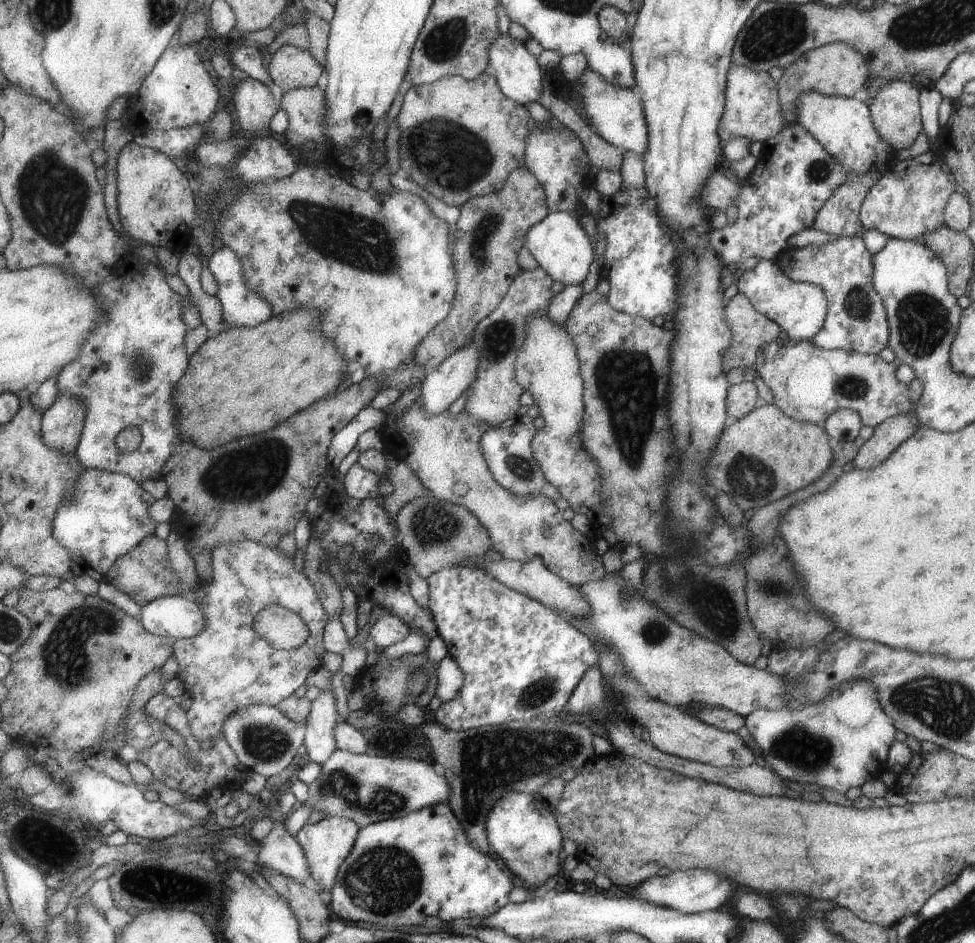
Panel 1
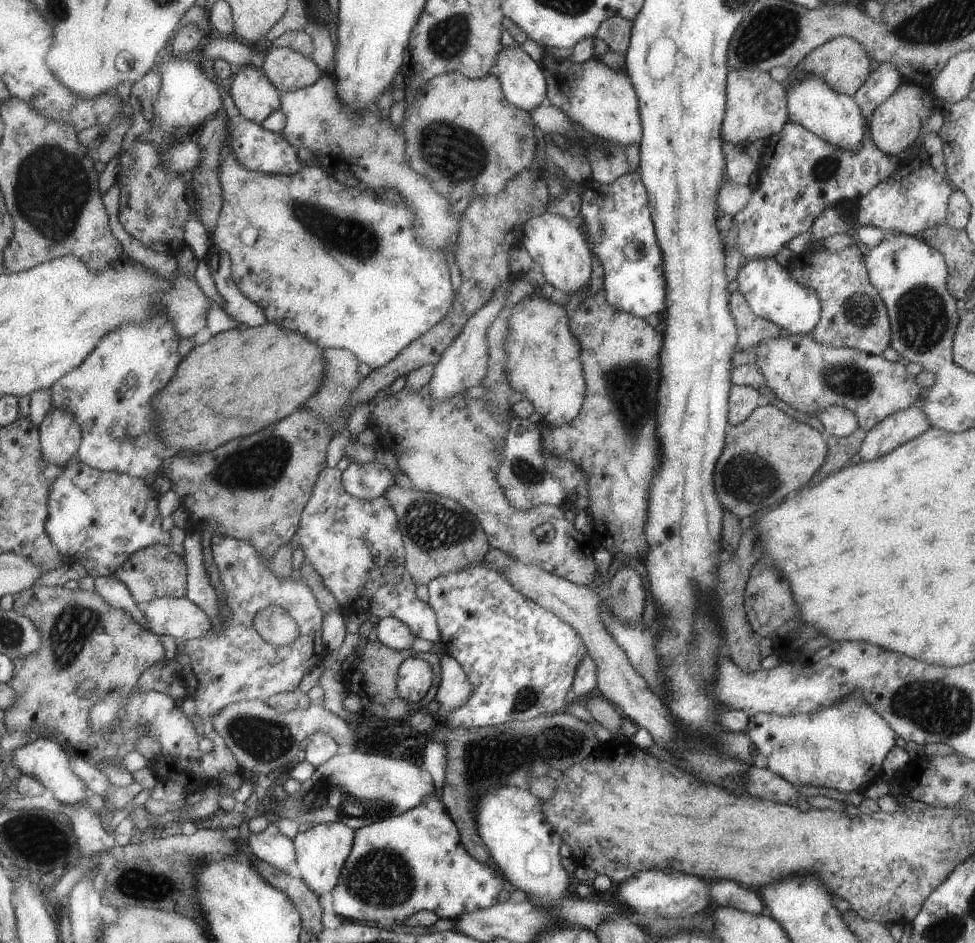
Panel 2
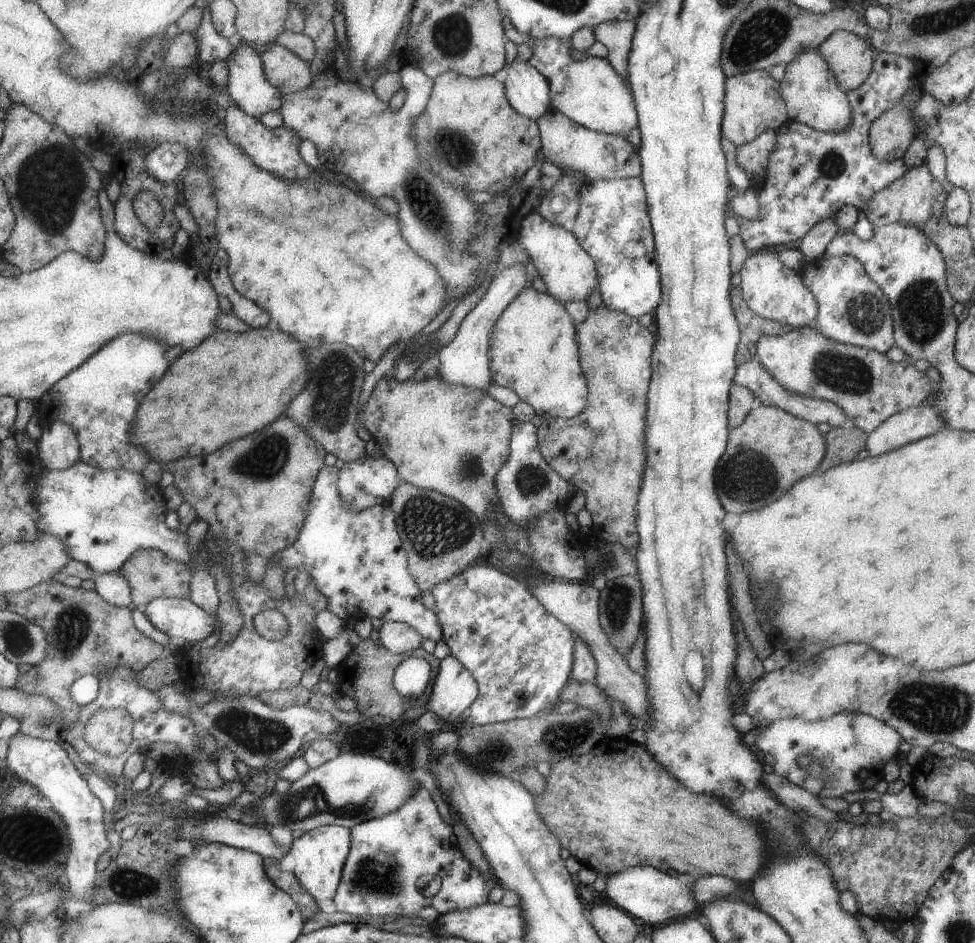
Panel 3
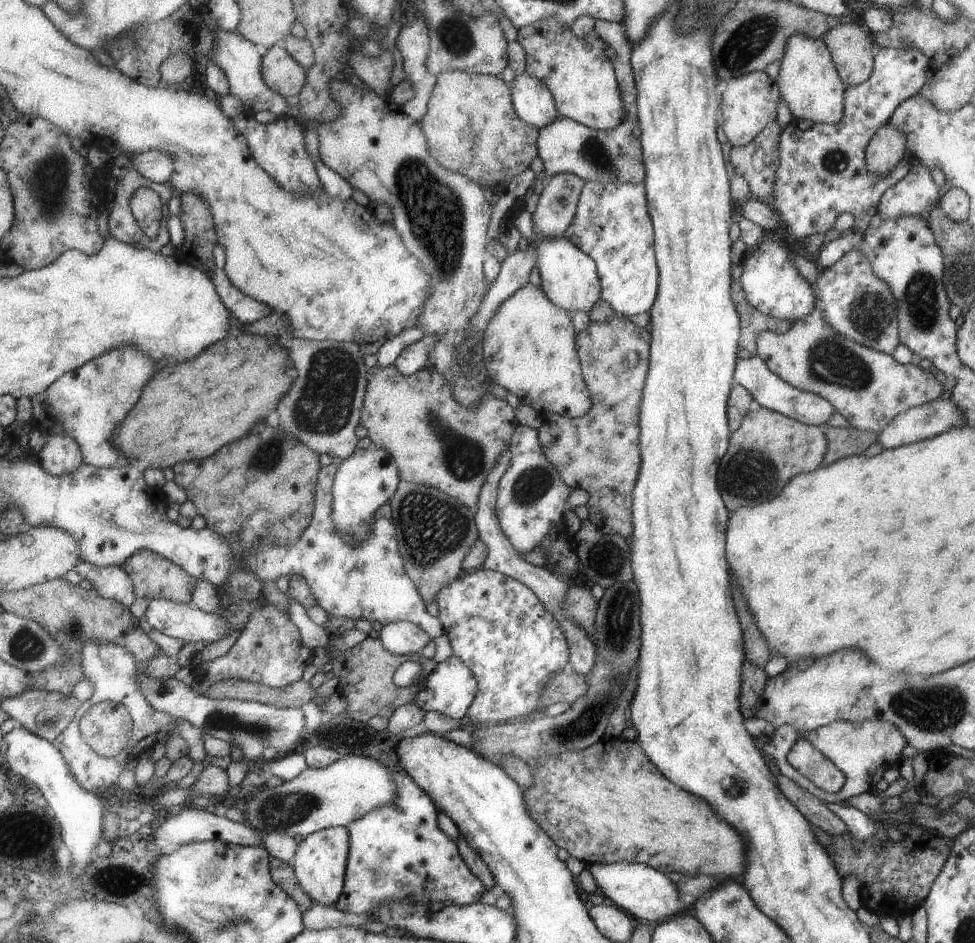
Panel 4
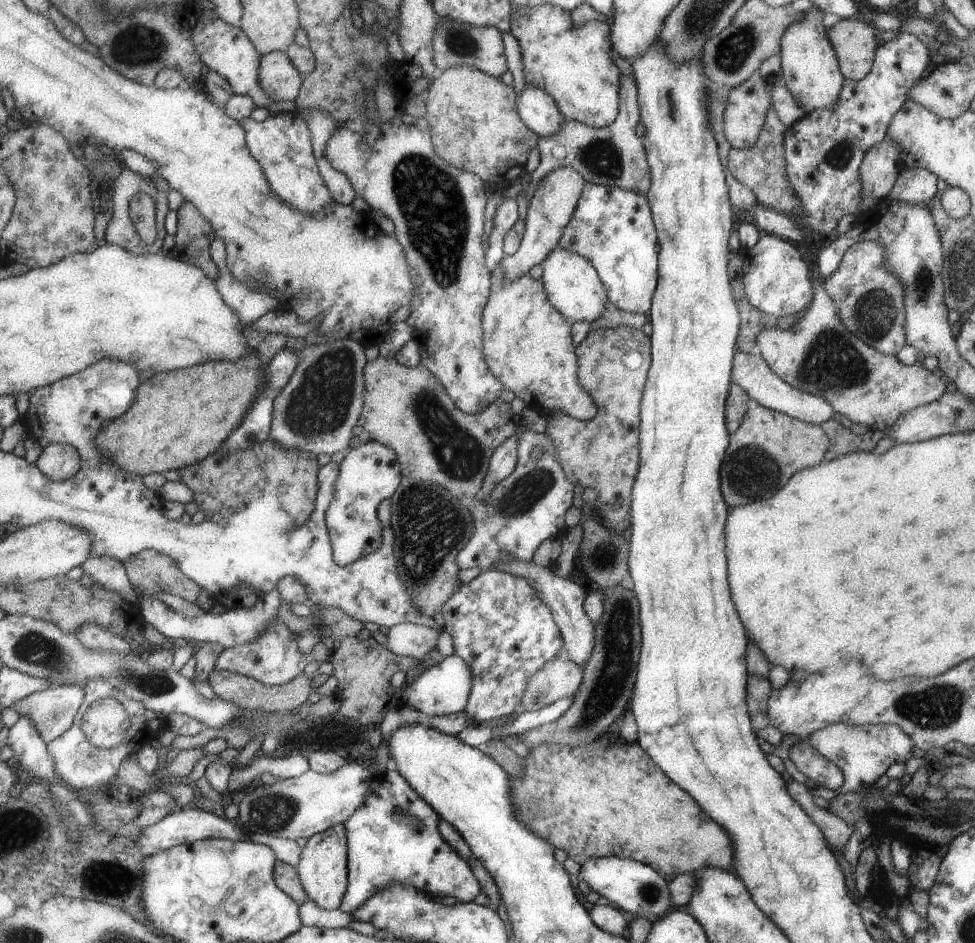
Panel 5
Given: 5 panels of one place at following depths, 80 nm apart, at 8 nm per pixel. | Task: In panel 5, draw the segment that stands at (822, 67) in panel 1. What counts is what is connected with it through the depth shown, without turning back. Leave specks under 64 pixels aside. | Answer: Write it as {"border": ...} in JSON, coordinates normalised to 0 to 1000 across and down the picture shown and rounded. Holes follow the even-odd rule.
{"border":[[[861,20],[848,33],[867,84],[883,85],[897,66],[899,42],[889,24],[877,20]]]}

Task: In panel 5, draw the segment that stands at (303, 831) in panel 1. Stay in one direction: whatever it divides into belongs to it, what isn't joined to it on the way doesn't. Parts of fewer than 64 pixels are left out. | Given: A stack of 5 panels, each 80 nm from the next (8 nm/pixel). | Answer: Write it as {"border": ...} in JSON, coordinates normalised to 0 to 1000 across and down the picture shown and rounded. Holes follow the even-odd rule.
{"border":[[[350,873],[318,887],[308,903],[303,918],[313,948],[327,963],[341,966],[348,963],[357,942],[356,883]]]}

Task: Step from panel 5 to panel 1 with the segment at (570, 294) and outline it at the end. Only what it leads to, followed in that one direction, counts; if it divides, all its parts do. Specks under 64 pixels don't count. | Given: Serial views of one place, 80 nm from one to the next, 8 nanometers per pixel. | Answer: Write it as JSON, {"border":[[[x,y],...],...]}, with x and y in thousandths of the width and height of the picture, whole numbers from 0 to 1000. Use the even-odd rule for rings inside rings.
{"border":[[[563,223],[553,235],[543,241],[537,250],[538,263],[547,271],[553,283],[555,283],[565,297],[575,299],[578,303],[582,301],[595,302],[600,293],[602,284],[606,284],[606,259],[604,252],[600,250],[598,242],[594,235],[584,229],[582,224]]]}

